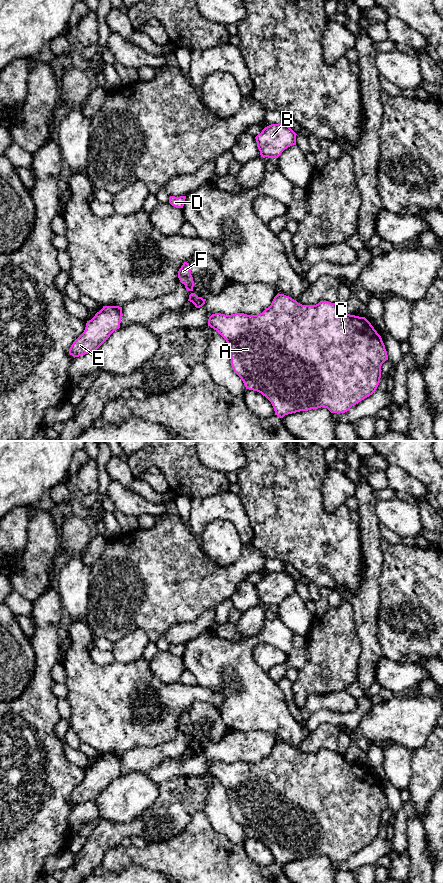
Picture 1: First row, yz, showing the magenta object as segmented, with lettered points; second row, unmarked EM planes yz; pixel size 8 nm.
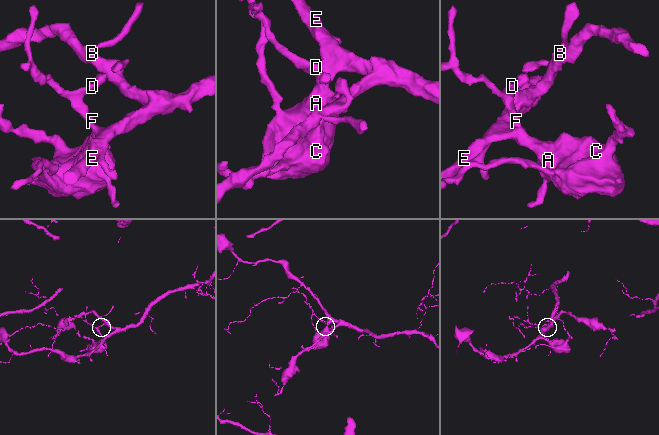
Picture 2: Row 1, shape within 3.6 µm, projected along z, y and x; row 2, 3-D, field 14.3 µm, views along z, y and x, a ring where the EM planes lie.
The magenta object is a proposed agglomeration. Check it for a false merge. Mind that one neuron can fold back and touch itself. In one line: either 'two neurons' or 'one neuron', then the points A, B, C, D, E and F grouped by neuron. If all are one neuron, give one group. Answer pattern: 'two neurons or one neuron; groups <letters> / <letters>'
one neuron; groups A B C D E F

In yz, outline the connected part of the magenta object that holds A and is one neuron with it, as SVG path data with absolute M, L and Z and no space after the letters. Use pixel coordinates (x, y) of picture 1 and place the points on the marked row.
M277 294L262 313L212 314L208 326L227 342L231 366L246 389L257 391L272 404L275 415L285 415L327 408L331 413L345 413L372 395L381 378L381 366L388 360L381 336L365 317L348 314L339 303L320 301L316 305L302 305L284 294Z

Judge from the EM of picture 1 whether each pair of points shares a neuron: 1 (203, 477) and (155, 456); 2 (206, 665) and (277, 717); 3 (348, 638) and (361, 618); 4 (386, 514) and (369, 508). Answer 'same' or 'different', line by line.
1: same
2: same
3: different
4: different

